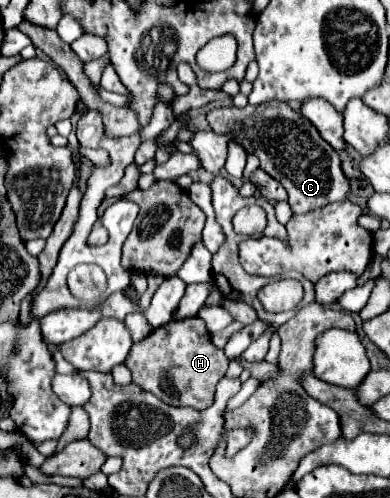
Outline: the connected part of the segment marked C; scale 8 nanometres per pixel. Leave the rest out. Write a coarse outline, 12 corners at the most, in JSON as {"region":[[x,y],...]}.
{"region":[[263,104],[263,146],[295,214],[347,200],[341,158],[289,104]]}

